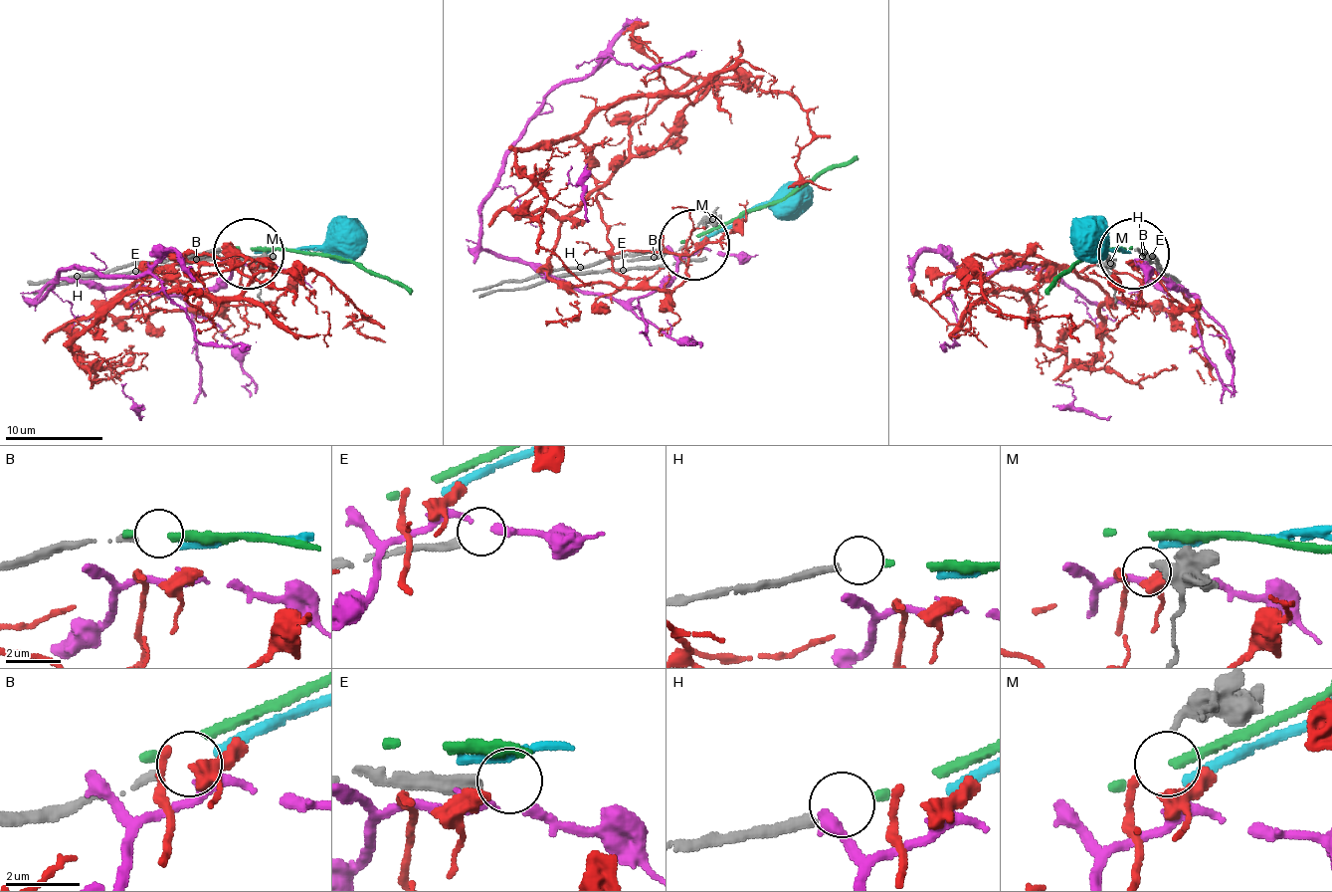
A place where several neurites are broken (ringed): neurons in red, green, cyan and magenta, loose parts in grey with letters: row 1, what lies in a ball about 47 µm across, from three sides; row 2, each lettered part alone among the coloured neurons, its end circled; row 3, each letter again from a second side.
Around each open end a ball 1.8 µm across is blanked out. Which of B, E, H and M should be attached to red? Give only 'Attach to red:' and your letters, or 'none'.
Attach to red: M

